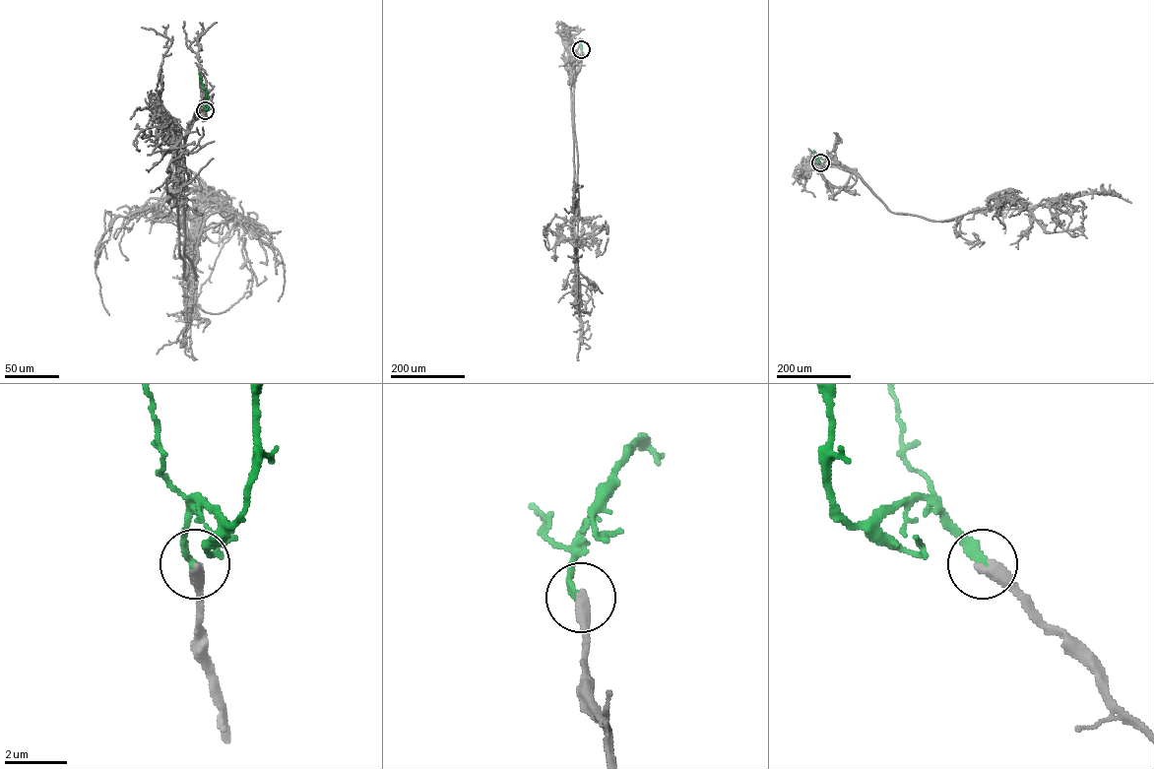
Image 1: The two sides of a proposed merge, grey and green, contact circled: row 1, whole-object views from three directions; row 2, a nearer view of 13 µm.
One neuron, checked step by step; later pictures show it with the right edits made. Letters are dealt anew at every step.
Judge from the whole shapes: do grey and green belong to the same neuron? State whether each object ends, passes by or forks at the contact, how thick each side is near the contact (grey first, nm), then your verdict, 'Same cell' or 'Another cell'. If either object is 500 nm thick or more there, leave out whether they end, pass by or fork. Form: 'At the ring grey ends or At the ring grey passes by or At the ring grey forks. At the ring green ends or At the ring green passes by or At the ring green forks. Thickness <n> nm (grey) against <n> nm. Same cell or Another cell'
At the ring grey ends. At the ring green ends. Thickness 400 nm (grey) against 280 nm. Same cell

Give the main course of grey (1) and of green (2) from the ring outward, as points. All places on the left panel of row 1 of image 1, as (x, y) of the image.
1: (206, 110), (207, 119), (202, 110), (194, 116), (185, 131), (179, 129), (179, 191), (172, 193)
2: (205, 110), (207, 92), (199, 73)

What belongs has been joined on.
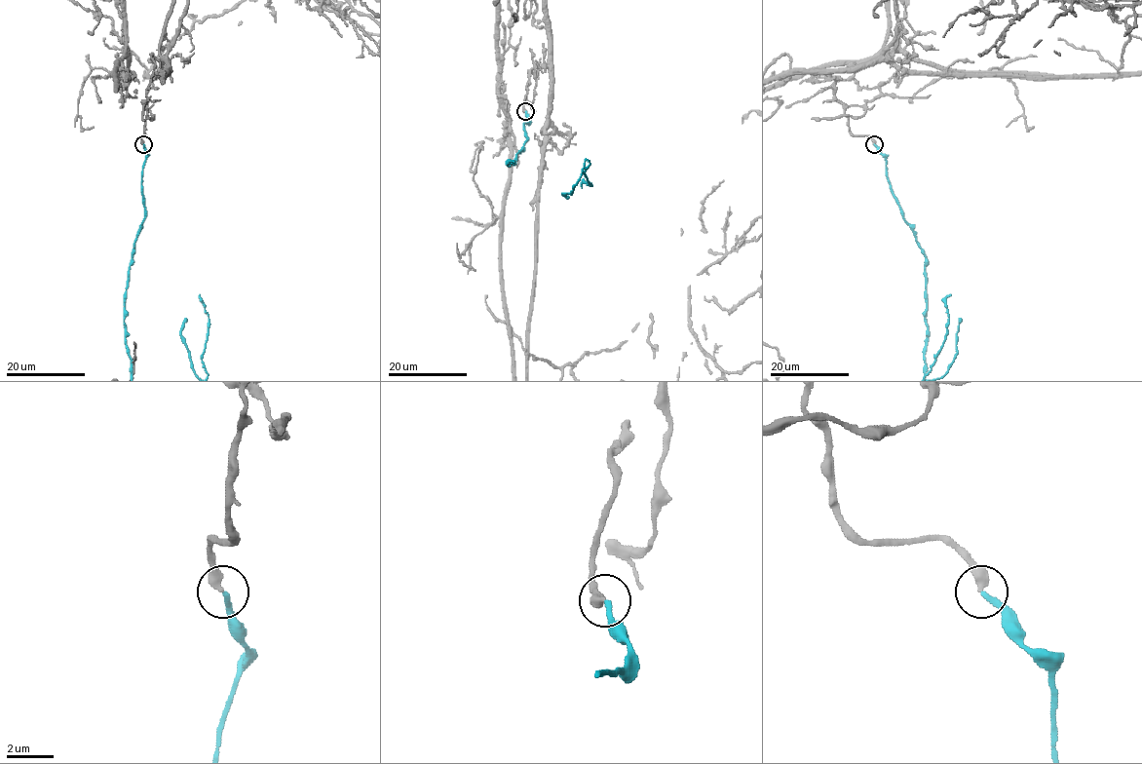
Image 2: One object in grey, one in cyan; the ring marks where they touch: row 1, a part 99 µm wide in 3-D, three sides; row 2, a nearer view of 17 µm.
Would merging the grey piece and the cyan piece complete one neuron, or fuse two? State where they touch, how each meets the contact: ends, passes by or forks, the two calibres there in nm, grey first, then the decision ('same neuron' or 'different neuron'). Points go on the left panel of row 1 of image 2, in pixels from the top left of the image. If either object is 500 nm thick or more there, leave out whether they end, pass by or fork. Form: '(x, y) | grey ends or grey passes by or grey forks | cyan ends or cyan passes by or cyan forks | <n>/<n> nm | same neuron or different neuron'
(143, 144) | grey ends | cyan ends | 400/240 nm | same neuron

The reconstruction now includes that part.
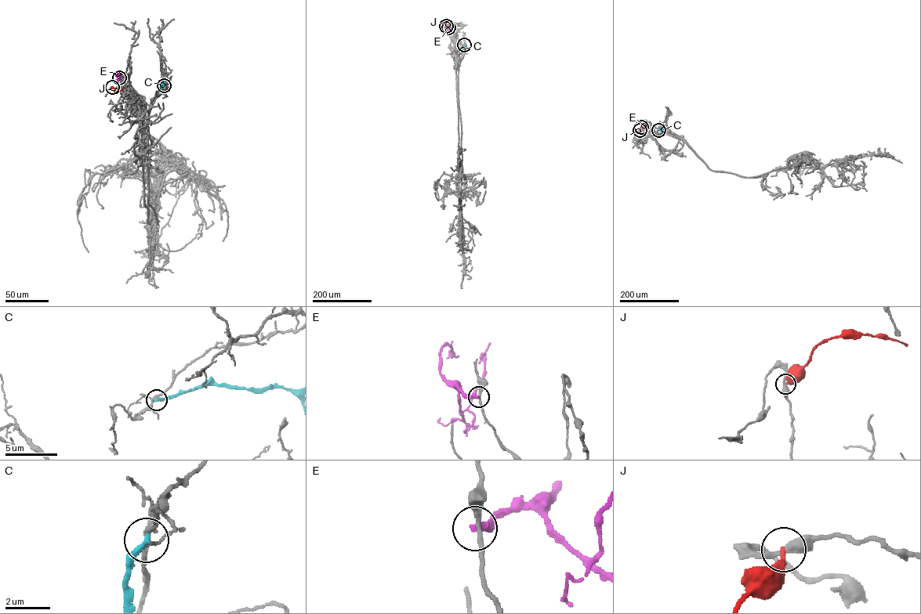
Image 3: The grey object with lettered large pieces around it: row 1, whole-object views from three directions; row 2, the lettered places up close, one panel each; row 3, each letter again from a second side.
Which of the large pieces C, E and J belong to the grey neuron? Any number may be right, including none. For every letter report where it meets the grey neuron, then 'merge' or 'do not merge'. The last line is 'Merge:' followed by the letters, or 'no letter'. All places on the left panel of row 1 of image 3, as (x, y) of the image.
C: contact (164, 85); do not merge
E: contact (119, 77); do not merge
J: contact (112, 87); do not merge
Merge: no letter

